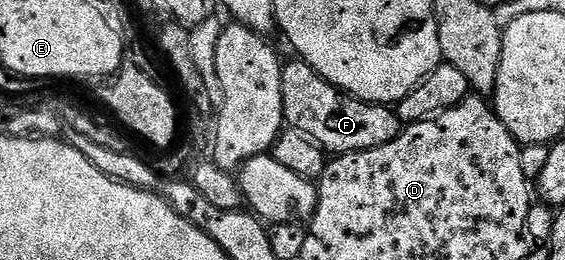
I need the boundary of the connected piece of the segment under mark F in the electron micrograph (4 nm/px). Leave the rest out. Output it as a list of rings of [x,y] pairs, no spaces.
[[[295,58],[292,59],[292,64],[289,62],[283,64],[283,73],[281,74],[281,94],[283,95],[283,119],[288,125],[297,130],[305,130],[305,134],[309,134],[309,138],[313,138],[322,146],[328,153],[342,154],[344,152],[360,152],[361,150],[373,150],[377,146],[385,146],[385,142],[393,142],[393,138],[397,138],[401,131],[401,121],[399,113],[394,107],[385,104],[367,104],[364,100],[359,100],[355,96],[348,96],[346,92],[340,92],[339,89],[334,88],[328,80],[318,76],[313,69],[311,69],[305,61]]]

